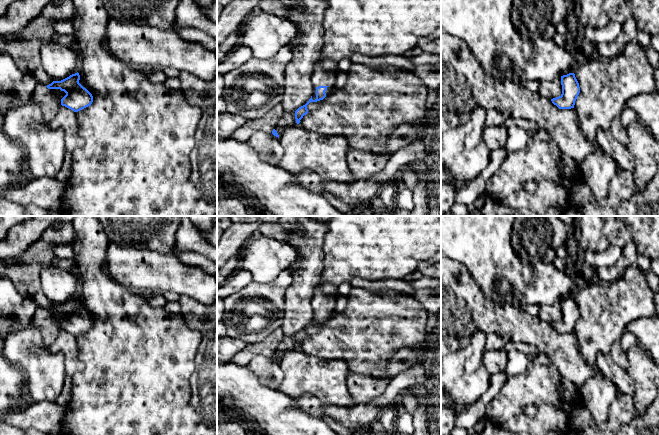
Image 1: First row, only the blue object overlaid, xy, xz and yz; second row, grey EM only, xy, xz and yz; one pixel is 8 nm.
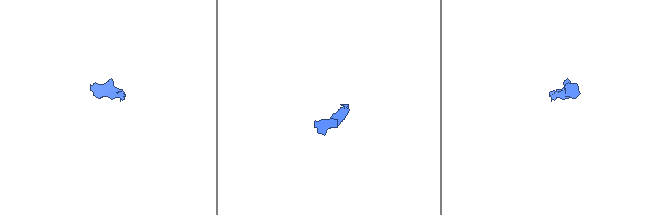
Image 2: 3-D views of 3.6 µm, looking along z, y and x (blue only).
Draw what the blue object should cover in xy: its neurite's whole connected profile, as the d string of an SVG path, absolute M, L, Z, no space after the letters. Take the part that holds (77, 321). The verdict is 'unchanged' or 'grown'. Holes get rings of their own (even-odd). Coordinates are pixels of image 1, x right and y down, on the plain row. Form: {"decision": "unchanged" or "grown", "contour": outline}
{"decision": "unchanged", "contour": "M77 296L61 305L53 305L46 311L64 315L66 319L61 323L61 329L78 336L93 326L92 318L79 307L79 304L80 299Z"}

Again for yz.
{"decision": "unchanged", "contour": "M574 297L561 300L562 318L551 323L559 333L574 332L575 325L580 317L579 307Z"}

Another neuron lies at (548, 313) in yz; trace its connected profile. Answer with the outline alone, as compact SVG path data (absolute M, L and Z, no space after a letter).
M561 300L555 301L552 305L542 305L540 307L540 312L538 318L542 322L551 324L553 322L559 321L562 318Z

